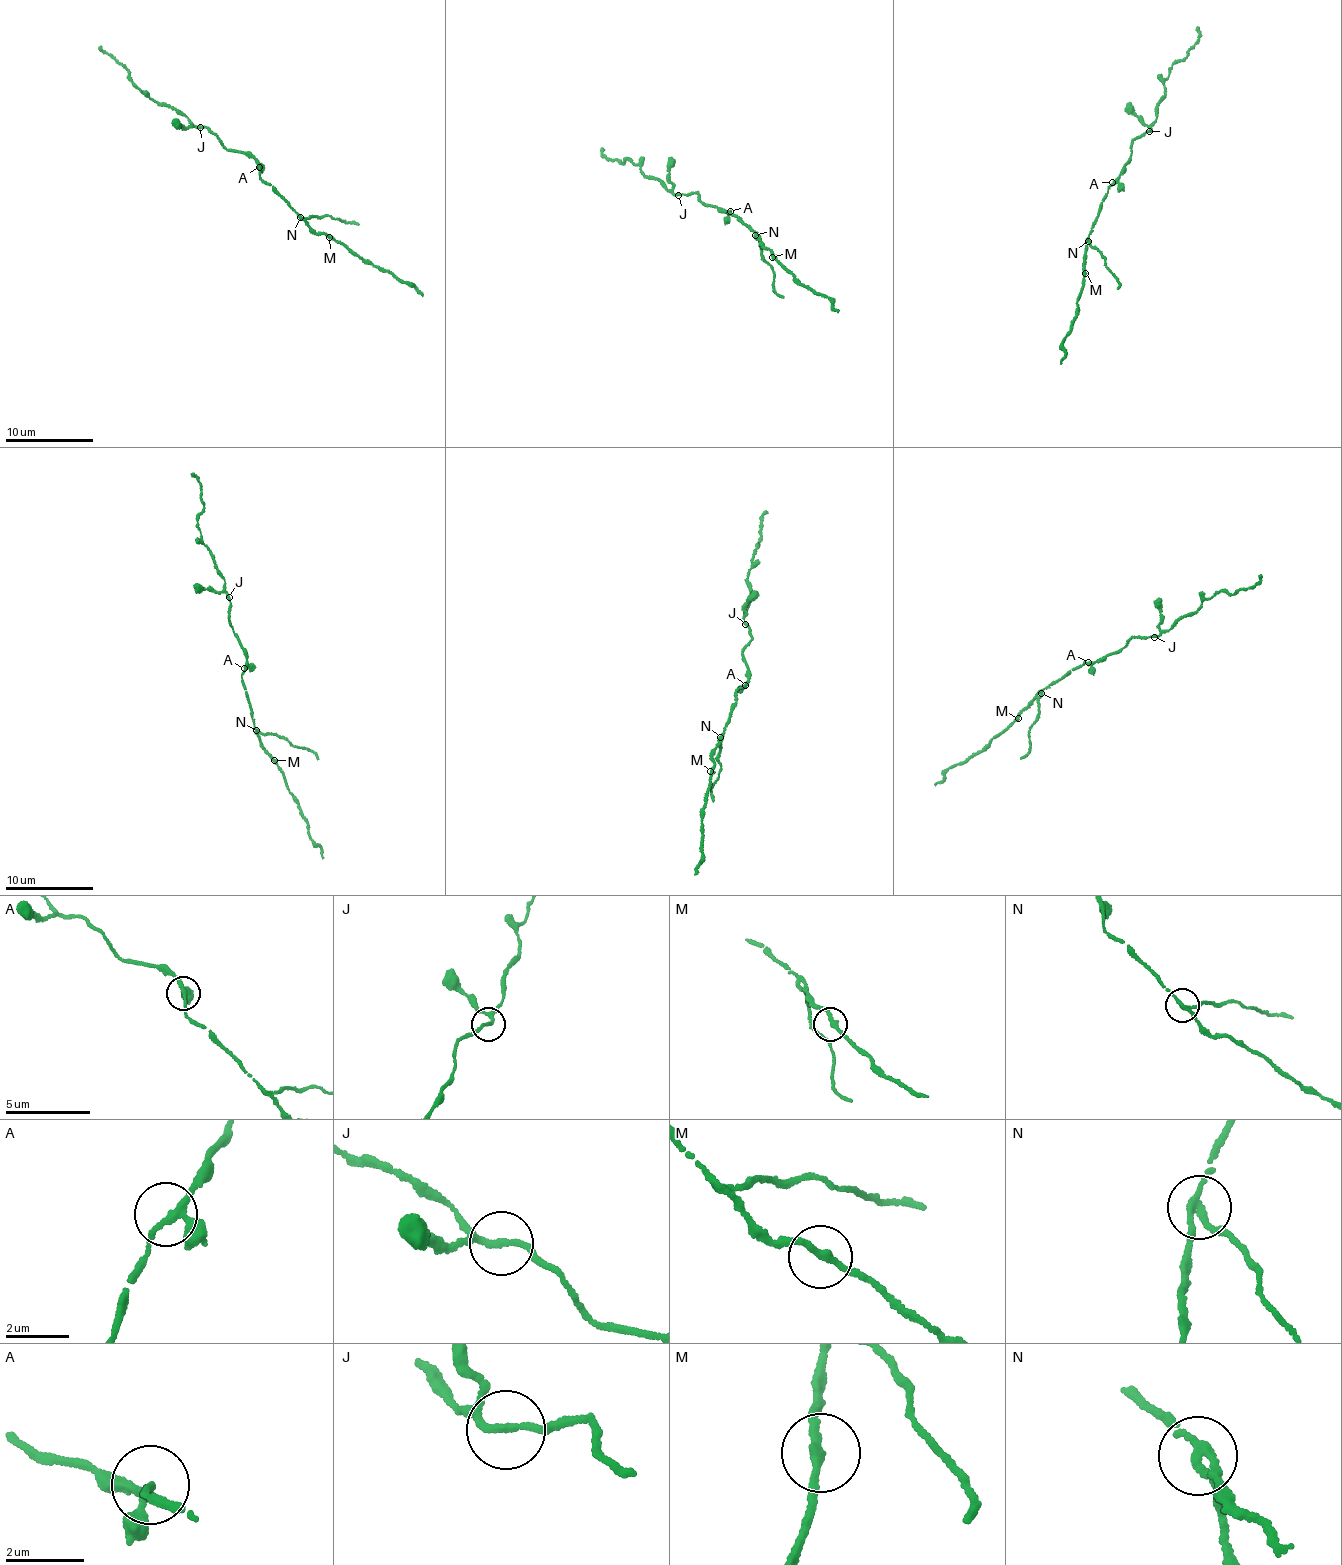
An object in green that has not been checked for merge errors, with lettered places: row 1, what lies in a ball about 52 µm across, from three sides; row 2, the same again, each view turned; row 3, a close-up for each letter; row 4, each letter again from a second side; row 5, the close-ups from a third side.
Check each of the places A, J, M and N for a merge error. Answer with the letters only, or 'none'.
N

